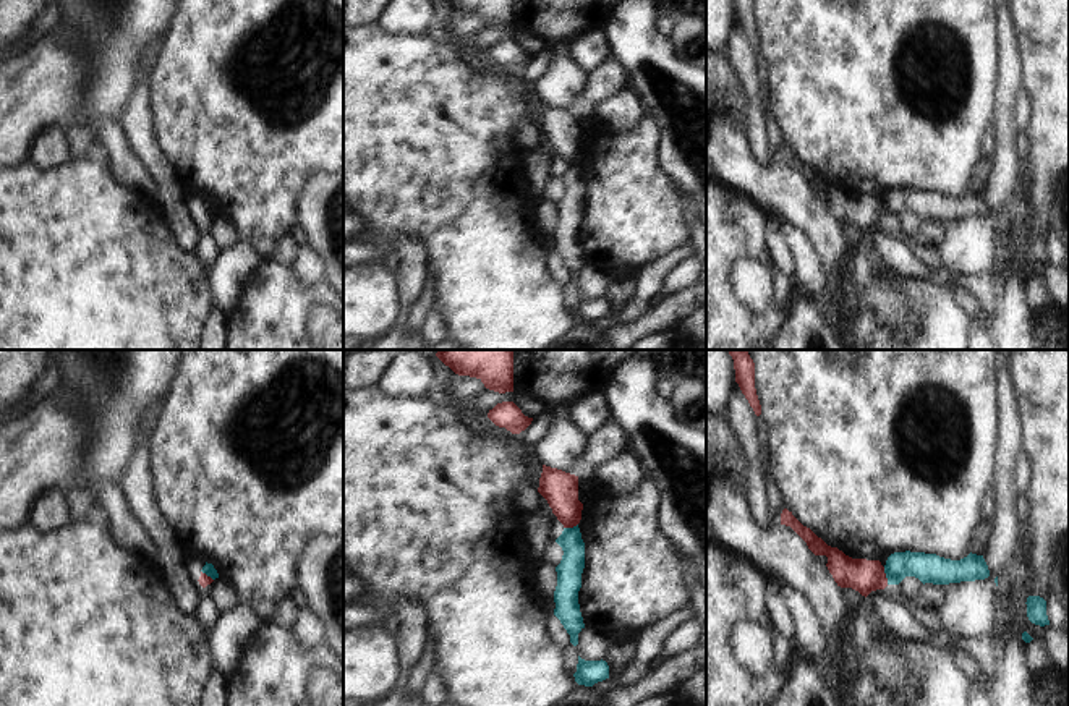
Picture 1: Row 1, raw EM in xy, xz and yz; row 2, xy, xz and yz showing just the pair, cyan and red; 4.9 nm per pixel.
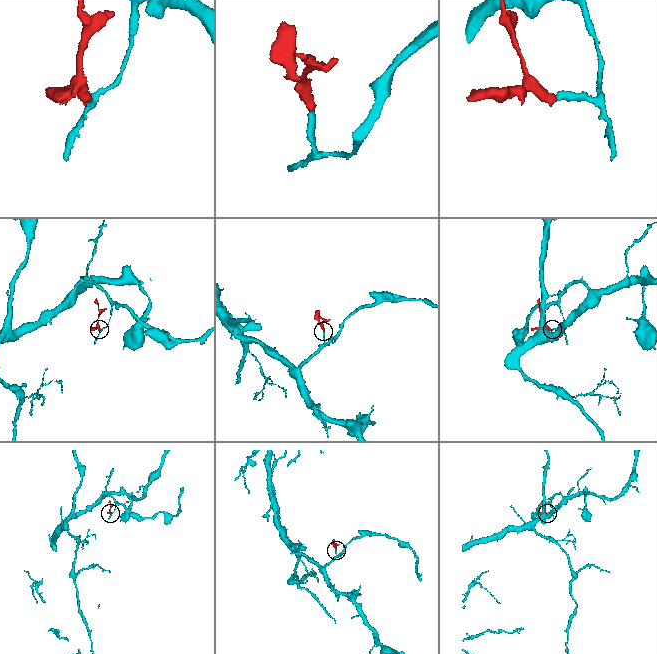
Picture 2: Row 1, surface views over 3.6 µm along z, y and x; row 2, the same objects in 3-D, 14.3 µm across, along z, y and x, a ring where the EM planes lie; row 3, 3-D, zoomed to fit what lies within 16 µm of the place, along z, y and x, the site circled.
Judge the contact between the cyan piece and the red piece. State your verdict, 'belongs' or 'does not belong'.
does not belong

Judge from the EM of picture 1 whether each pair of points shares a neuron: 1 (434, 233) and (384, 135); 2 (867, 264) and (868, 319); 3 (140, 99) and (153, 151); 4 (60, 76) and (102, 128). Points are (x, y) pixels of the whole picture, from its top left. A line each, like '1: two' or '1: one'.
1: one
2: one
3: one
4: one

